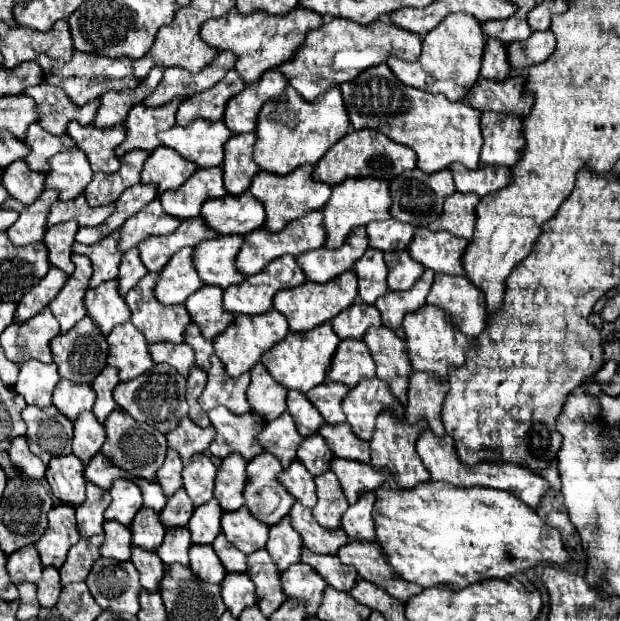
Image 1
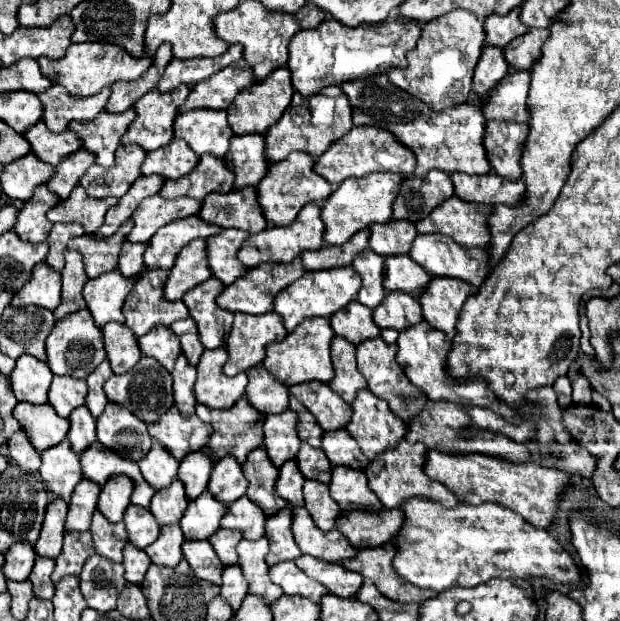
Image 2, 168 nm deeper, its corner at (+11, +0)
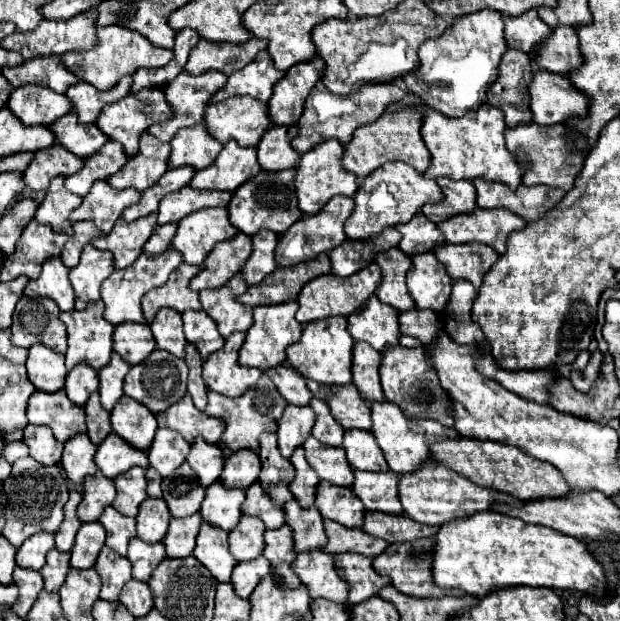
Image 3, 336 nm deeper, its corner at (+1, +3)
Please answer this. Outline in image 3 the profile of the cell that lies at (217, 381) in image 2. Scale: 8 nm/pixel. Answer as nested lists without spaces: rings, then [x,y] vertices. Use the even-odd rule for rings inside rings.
[[[246,333],[230,335],[224,347],[204,361],[202,377],[210,391],[216,391],[226,397],[240,397],[260,379],[260,369],[248,369],[238,365],[238,351],[244,343],[244,337]]]

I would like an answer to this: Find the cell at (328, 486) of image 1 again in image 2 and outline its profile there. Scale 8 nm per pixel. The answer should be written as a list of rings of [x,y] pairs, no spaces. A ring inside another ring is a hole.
[[[306,480],[304,500],[306,500],[306,510],[310,512],[312,520],[316,522],[316,526],[320,530],[328,532],[336,526],[336,518],[342,514],[342,508],[330,496],[328,484],[320,484],[316,480]]]

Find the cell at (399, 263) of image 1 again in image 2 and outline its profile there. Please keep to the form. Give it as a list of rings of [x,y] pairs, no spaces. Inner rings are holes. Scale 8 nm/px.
[[[388,256],[386,258],[386,278],[384,288],[388,292],[400,290],[418,298],[430,282],[430,274],[416,264],[410,256]]]

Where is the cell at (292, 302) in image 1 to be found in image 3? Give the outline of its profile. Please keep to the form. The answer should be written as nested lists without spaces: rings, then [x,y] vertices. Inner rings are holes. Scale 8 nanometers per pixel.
[[[368,265],[366,269],[360,269],[358,273],[354,273],[354,277],[334,277],[334,273],[326,273],[326,277],[316,277],[314,281],[306,283],[298,293],[296,301],[300,309],[296,313],[296,319],[300,323],[310,323],[332,315],[346,317],[354,313],[358,307],[362,307],[370,295],[374,295],[378,283],[380,283],[380,269],[376,265]]]

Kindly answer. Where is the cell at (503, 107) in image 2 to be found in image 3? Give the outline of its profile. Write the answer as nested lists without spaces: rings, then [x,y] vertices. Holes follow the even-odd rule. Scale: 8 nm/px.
[[[536,71],[528,93],[530,111],[540,125],[564,123],[572,115],[586,115],[588,109],[588,99],[566,77],[550,71]]]

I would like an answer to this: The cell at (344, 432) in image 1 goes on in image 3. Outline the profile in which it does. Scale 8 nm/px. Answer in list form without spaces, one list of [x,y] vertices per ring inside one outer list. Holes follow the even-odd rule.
[[[348,429],[344,431],[344,451],[354,469],[364,471],[388,471],[386,459],[370,431]]]

